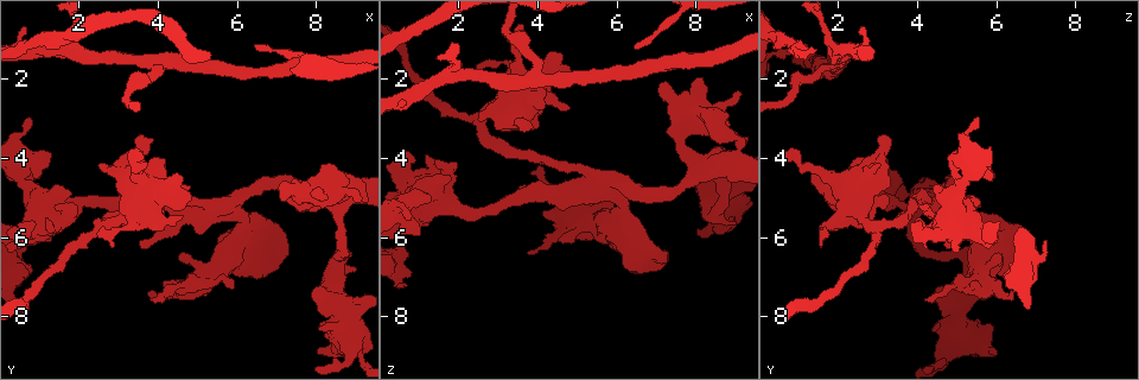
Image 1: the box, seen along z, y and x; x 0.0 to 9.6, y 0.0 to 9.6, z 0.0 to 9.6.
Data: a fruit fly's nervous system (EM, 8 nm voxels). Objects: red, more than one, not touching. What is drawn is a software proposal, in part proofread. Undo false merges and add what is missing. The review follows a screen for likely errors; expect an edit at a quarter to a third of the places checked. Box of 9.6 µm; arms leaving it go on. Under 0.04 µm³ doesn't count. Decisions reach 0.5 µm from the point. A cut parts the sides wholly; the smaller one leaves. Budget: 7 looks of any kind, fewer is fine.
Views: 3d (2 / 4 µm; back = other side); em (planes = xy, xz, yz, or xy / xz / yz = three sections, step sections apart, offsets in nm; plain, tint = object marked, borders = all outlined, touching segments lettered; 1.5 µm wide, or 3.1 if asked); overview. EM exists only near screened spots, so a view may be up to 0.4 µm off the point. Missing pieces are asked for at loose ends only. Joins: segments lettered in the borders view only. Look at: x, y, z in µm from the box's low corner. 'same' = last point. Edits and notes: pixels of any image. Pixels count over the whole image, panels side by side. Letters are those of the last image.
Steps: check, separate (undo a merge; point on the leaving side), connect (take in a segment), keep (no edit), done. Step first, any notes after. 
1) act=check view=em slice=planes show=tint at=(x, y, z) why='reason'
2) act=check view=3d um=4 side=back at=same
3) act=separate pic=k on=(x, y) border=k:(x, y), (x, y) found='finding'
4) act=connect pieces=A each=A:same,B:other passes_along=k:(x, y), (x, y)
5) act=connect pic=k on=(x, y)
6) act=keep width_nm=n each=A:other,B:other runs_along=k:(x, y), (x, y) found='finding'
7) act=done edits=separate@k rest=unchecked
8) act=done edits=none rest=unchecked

act=check view=3d um=2 at=(4.75, 4.65, 2.80)

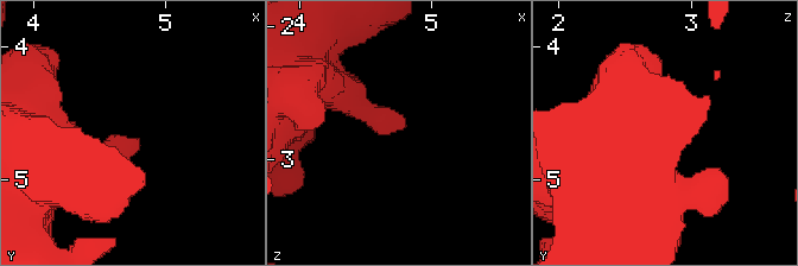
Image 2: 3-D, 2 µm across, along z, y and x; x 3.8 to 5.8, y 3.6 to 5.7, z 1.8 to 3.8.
act=check view=em slice=planes show=borders at=(4.78, 4.70, 2.74) why='need the tissue'

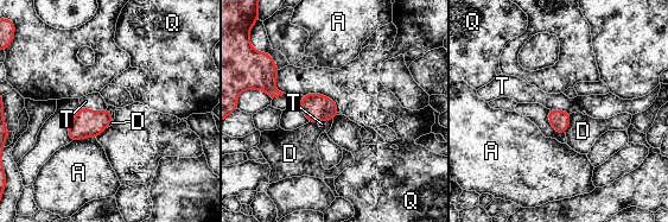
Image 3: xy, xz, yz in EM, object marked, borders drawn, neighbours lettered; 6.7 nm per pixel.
act=keep each=A:other,D:other,Q:other,T:other found='none of them fits'

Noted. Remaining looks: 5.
act=check view=em slice=planes show=tint at=(5.45, 5.25, 4.50) why='four-way junction'

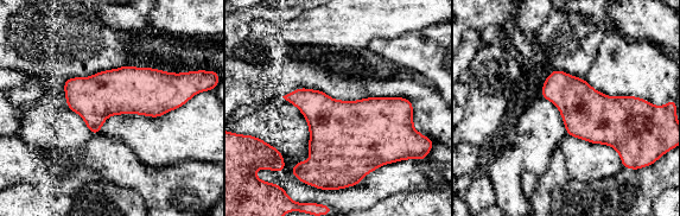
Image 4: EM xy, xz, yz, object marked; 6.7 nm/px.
act=check view=em slice=planes show=borders at=same why='see the neighbours'

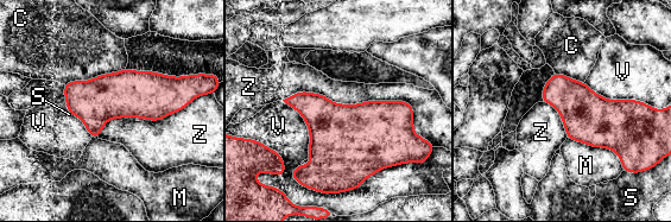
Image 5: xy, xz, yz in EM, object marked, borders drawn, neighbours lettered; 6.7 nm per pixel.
act=keep longest_contact=Z:950nm each=C:other,M:other,S:other,V:other,Z:other border=5:(282, 100), (406, 101), (419, 137) found='continuous, no second cell'

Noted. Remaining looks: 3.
act=check view=em slice=planes show=borders at=(7.10, 5.70, 6.40) why='branch stops here'

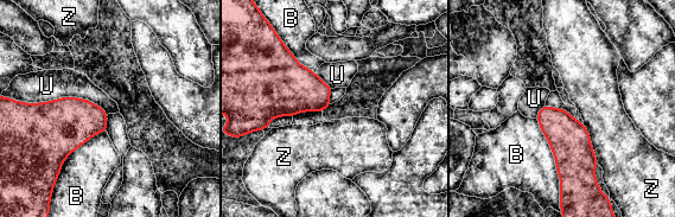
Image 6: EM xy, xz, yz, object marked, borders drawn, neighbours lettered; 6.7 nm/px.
act=keep each=B:other,U:other,Z:other border=6:(31, 102), (82, 97), (107, 115) found='no lettered segment goes on from it'

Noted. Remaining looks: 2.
act=done edits=none rest=unchecked

